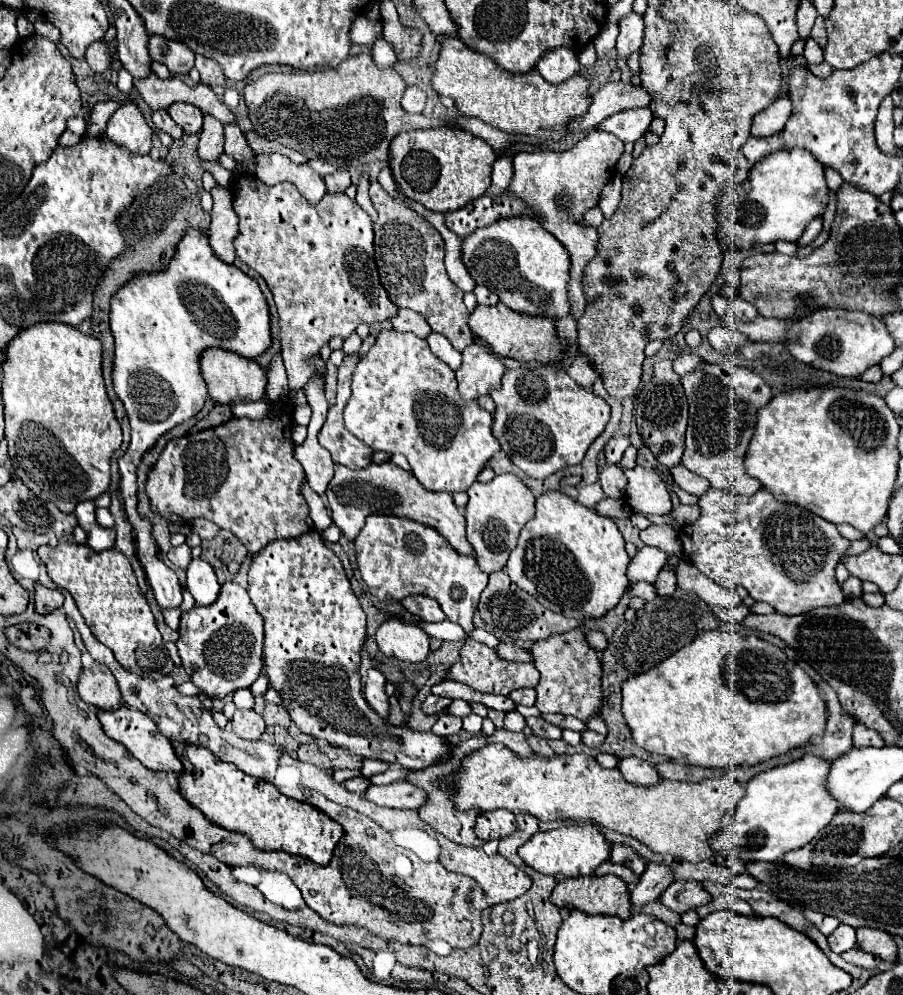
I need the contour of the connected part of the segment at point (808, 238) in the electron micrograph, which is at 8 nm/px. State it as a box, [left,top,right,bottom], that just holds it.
[798,218,822,246]

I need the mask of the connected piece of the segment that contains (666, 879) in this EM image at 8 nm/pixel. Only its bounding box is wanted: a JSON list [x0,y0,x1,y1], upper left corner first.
[630,862,674,906]

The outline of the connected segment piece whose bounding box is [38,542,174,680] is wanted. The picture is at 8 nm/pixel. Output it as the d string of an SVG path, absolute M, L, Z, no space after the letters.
M58 542L56 548L40 546L38 556L46 564L50 580L72 594L92 634L114 652L116 660L126 670L152 680L162 678L174 670L174 662L170 660L156 628L154 614L146 602L146 596L140 592L132 566L122 552L94 552L90 546Z

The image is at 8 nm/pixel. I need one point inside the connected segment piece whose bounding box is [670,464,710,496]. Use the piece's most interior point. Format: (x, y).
(683, 477)

